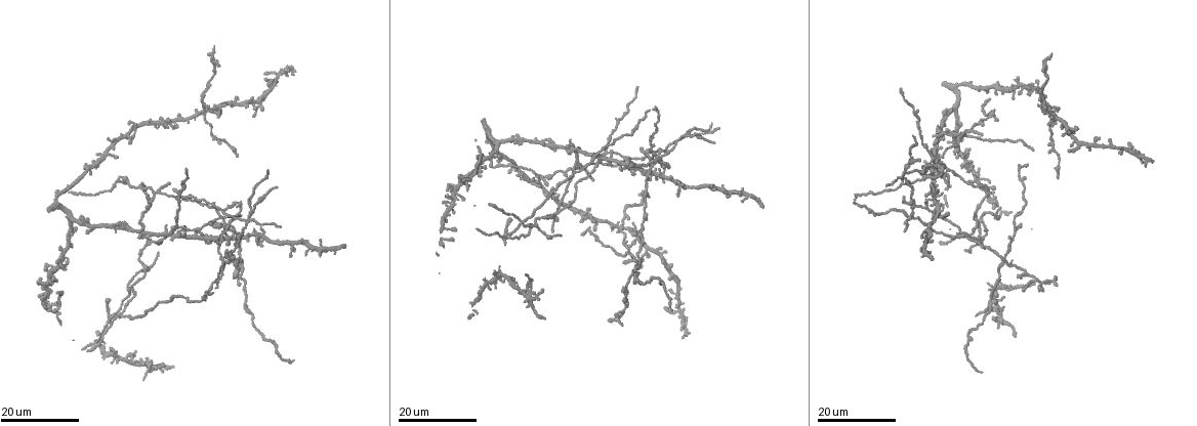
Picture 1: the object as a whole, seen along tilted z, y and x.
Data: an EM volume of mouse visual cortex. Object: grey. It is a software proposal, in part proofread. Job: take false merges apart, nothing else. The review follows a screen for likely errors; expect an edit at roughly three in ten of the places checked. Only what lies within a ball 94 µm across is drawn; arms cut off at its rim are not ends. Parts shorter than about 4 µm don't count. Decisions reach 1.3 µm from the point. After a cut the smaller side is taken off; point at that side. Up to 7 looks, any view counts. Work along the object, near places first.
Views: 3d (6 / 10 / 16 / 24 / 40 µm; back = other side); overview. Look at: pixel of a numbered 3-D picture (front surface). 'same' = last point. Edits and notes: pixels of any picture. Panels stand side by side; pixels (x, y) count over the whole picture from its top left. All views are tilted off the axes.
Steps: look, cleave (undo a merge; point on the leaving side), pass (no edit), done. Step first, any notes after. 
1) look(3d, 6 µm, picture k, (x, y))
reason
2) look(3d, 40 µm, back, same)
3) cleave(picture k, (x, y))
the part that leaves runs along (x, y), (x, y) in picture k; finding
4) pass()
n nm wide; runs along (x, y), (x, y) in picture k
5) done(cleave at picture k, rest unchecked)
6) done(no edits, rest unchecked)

look(3d, 16 µm, picture 1, (976, 206))
thick turns thin

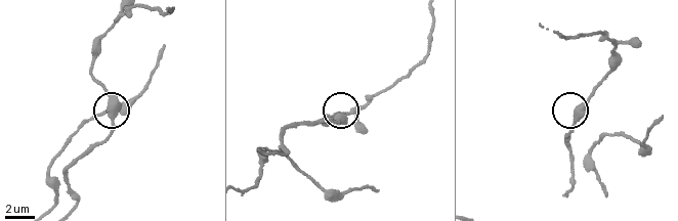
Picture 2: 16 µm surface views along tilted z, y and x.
look(3d, 6 µm, picture 2, (115, 117))

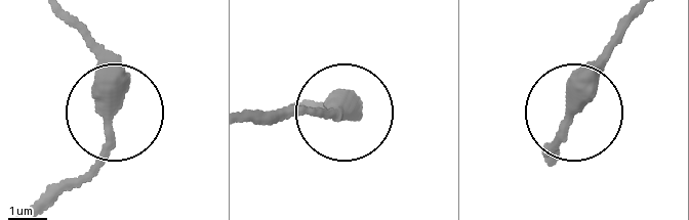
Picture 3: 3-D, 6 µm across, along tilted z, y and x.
pass()
runs along (630, 24), (549, 152) in picture 3; all the same neuron

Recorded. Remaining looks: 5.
look(3d, 24 µm, picture 1, (986, 195))
calibre changes

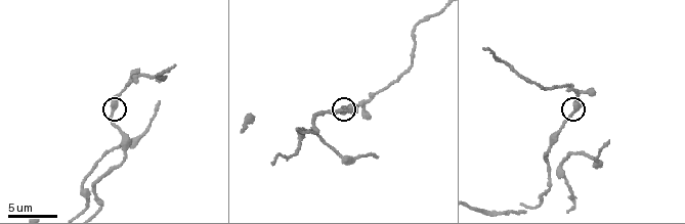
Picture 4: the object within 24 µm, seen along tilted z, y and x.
look(3d, 6 µm, picture 4, (114, 108))

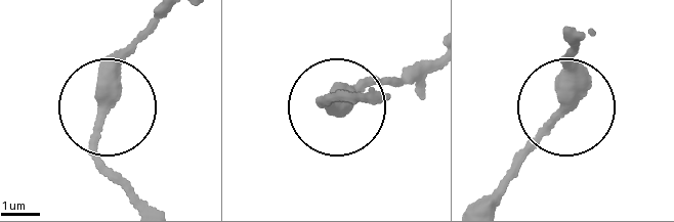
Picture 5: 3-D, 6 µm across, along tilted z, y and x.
pass()
360 nm wide; runs along (570, 45), (565, 107), (503, 178) in picture 5; one neuron here

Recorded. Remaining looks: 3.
look(3d, 24 µm, picture 1, (203, 111))
arms part here

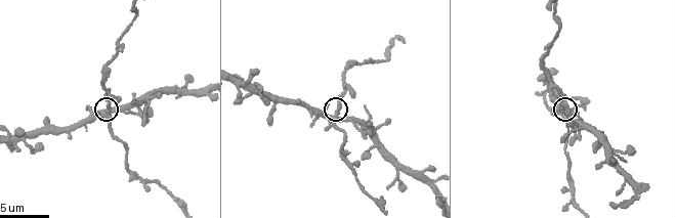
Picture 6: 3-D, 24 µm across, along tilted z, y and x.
look(3d, 10 µm, picture 6, (568, 109))

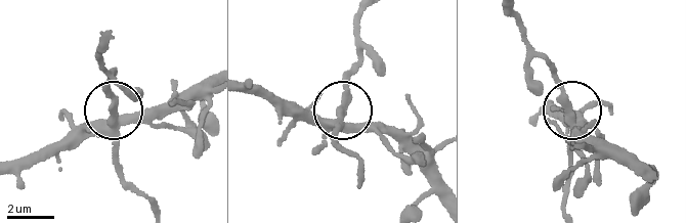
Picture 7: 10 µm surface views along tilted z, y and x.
cleave(picture 7, (115, 101))
330 nm wide; two neurons meet here

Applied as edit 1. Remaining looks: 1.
done(cleave at picture 7, rest unchecked)

